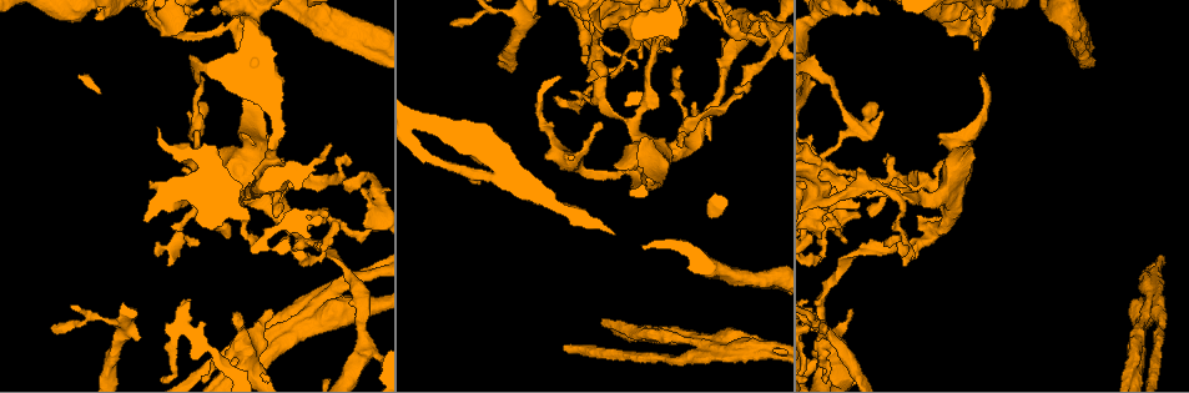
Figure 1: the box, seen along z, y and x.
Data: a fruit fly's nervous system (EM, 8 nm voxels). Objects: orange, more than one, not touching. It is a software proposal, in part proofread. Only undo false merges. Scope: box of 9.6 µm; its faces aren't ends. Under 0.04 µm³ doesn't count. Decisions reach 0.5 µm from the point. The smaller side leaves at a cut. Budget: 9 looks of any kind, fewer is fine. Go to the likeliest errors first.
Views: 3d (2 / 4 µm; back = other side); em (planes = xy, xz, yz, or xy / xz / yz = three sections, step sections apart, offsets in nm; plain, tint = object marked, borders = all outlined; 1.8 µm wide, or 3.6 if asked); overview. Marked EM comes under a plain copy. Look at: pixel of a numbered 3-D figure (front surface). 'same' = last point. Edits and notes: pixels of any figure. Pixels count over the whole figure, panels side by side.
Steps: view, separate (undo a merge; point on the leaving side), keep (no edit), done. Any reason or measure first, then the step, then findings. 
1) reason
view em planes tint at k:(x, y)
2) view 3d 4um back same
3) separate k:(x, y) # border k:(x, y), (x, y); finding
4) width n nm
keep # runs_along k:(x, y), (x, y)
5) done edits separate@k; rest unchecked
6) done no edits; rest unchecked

branch point
view em planes borders at 1:(195, 128)

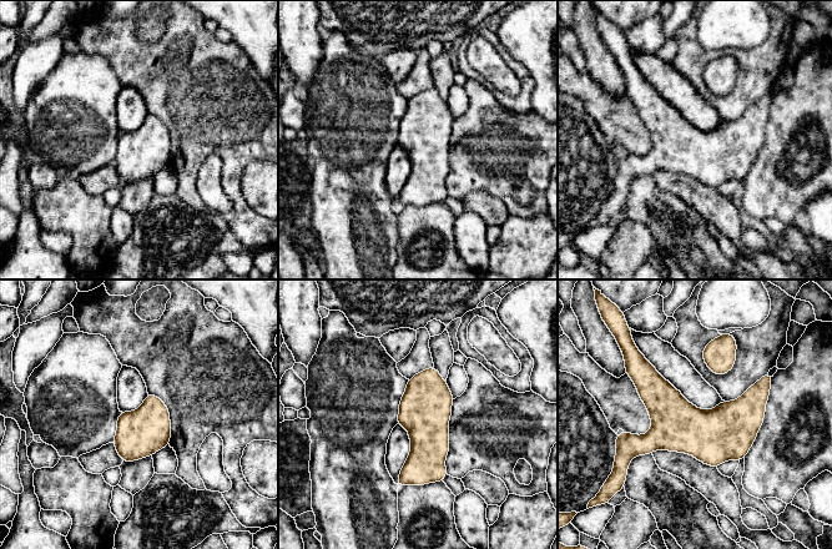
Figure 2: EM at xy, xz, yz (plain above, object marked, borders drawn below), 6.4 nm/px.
keep # runs_along 2:(766, 391), (724, 432), (625, 438); continuous, no second neuron

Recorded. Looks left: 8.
abrupt turn
view em yz step 16 tint at 1:(841, 229)

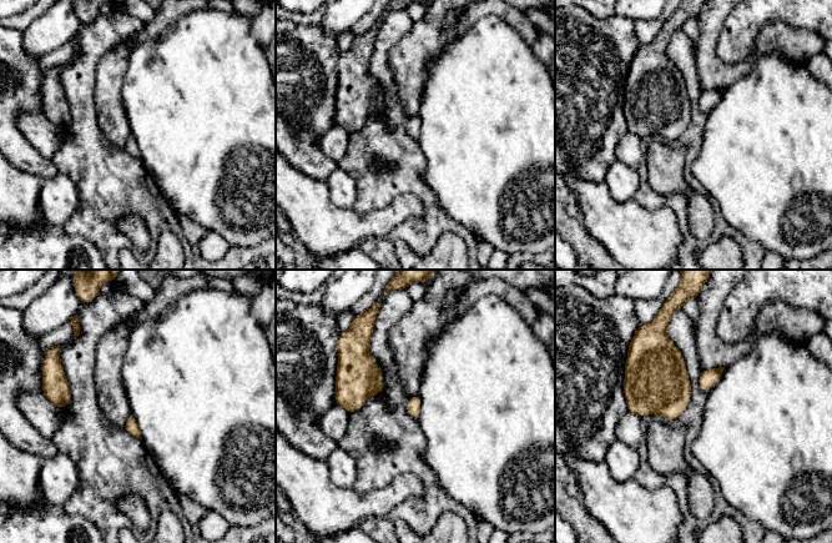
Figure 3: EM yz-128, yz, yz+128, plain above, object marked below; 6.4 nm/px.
another direction
view em xz step 16 tint same

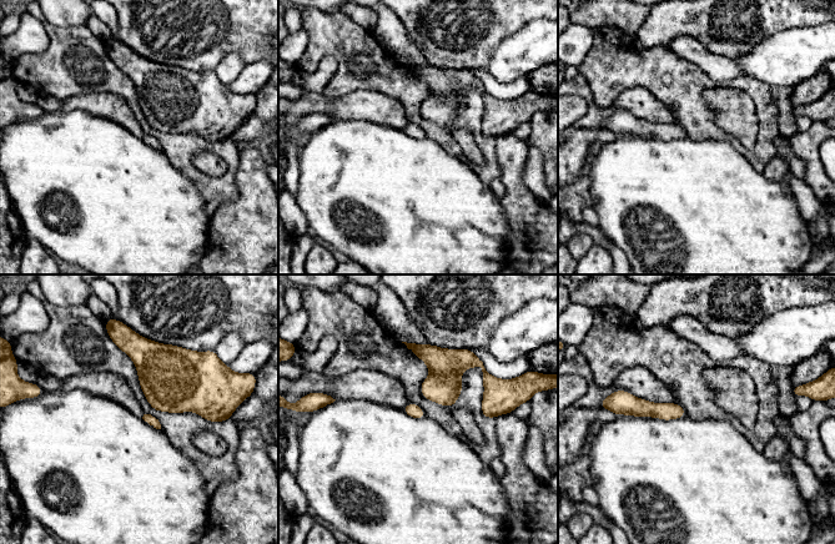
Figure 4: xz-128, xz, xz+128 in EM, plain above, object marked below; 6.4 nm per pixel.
width 30 nm
keep # runs_along 4:(627, 401), (635, 407), (682, 413); one neuron here

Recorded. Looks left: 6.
thick turns thin
view em planes tint at 1:(260, 360)

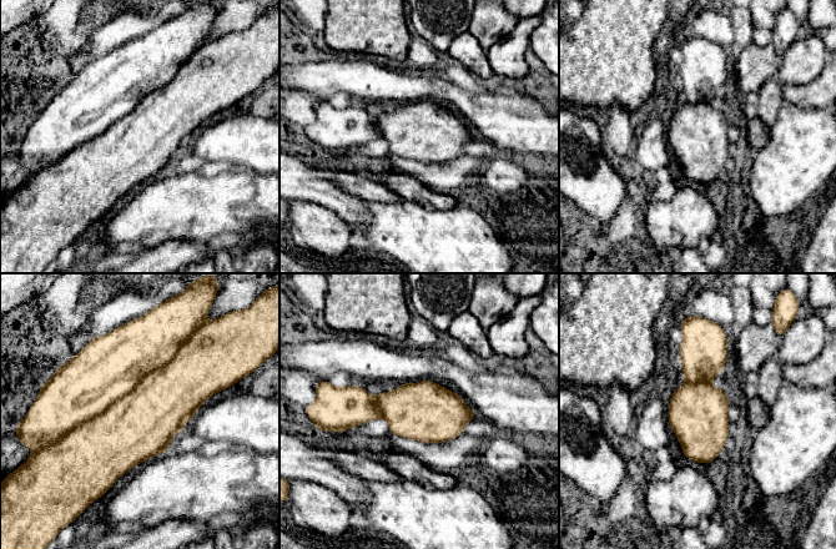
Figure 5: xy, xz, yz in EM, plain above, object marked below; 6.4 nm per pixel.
keep # one neuron here

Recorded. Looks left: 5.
thick turns thin
view em 3.6um planes tint at 1:(182, 195)

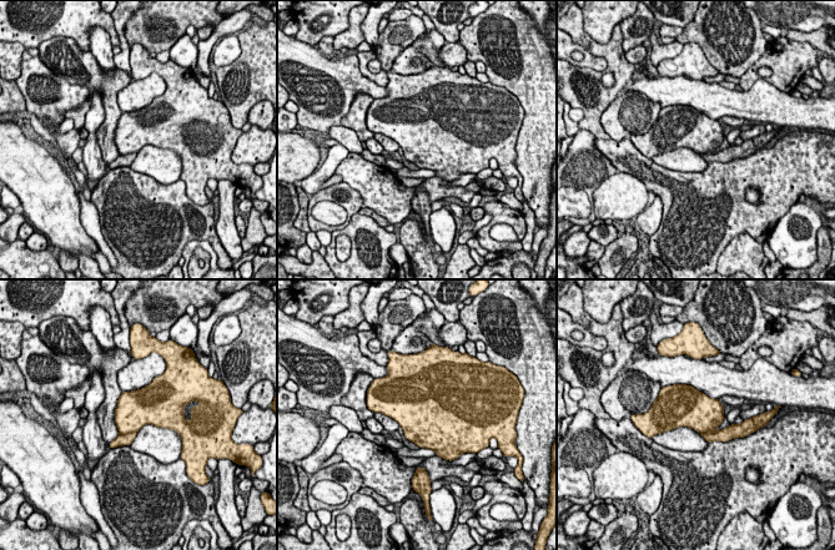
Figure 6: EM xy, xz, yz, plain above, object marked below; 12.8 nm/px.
separate 6:(131, 414) # border 6:(136, 432), (120, 434); a second neuron is stuck on

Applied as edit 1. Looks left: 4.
done edits separate@6; rest unchecked

